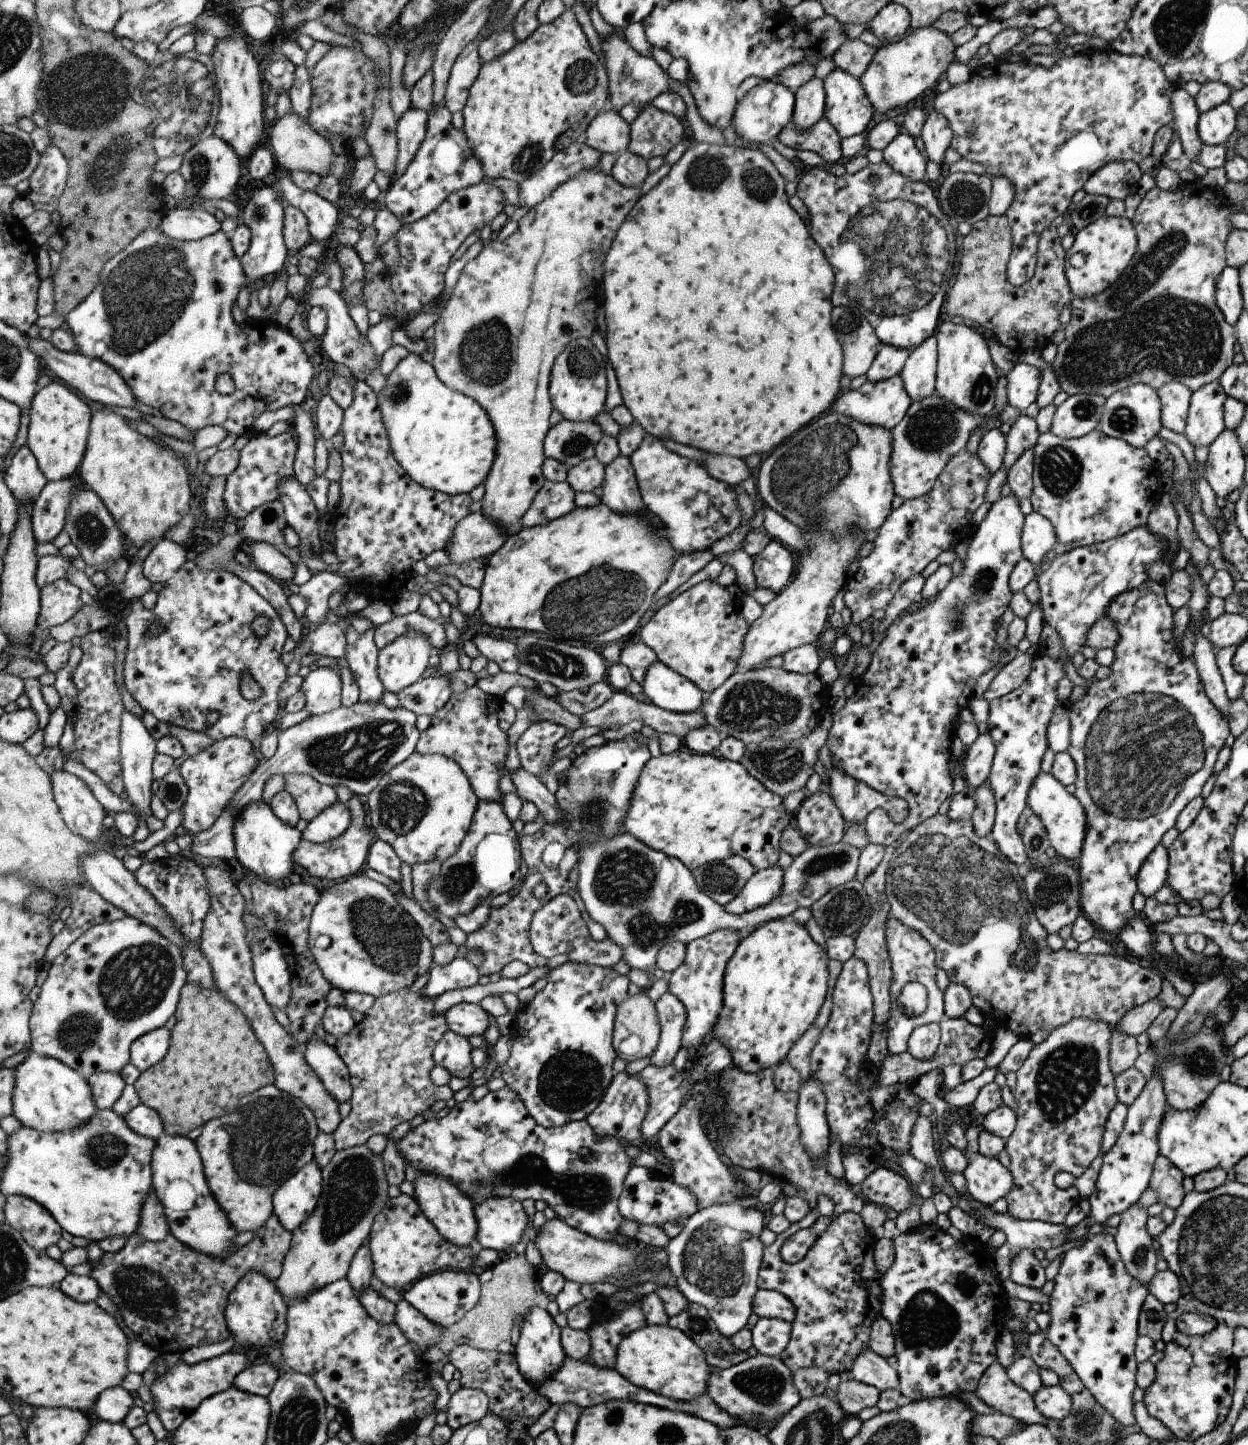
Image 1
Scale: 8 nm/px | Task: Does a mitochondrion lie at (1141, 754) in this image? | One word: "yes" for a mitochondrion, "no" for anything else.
yes

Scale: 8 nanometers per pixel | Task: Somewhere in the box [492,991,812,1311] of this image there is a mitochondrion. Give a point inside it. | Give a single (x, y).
(714, 1260)

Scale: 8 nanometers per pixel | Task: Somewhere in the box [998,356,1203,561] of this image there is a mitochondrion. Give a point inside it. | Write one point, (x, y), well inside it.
(1060, 470)

